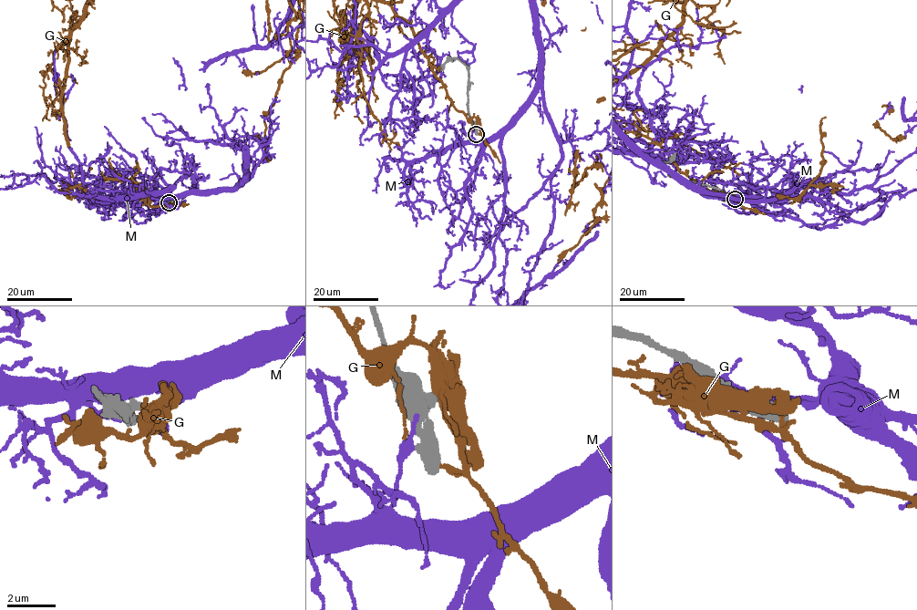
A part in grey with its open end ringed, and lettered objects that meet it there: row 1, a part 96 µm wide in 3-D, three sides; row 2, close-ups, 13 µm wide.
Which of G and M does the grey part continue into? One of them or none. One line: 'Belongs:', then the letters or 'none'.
Belongs: none

